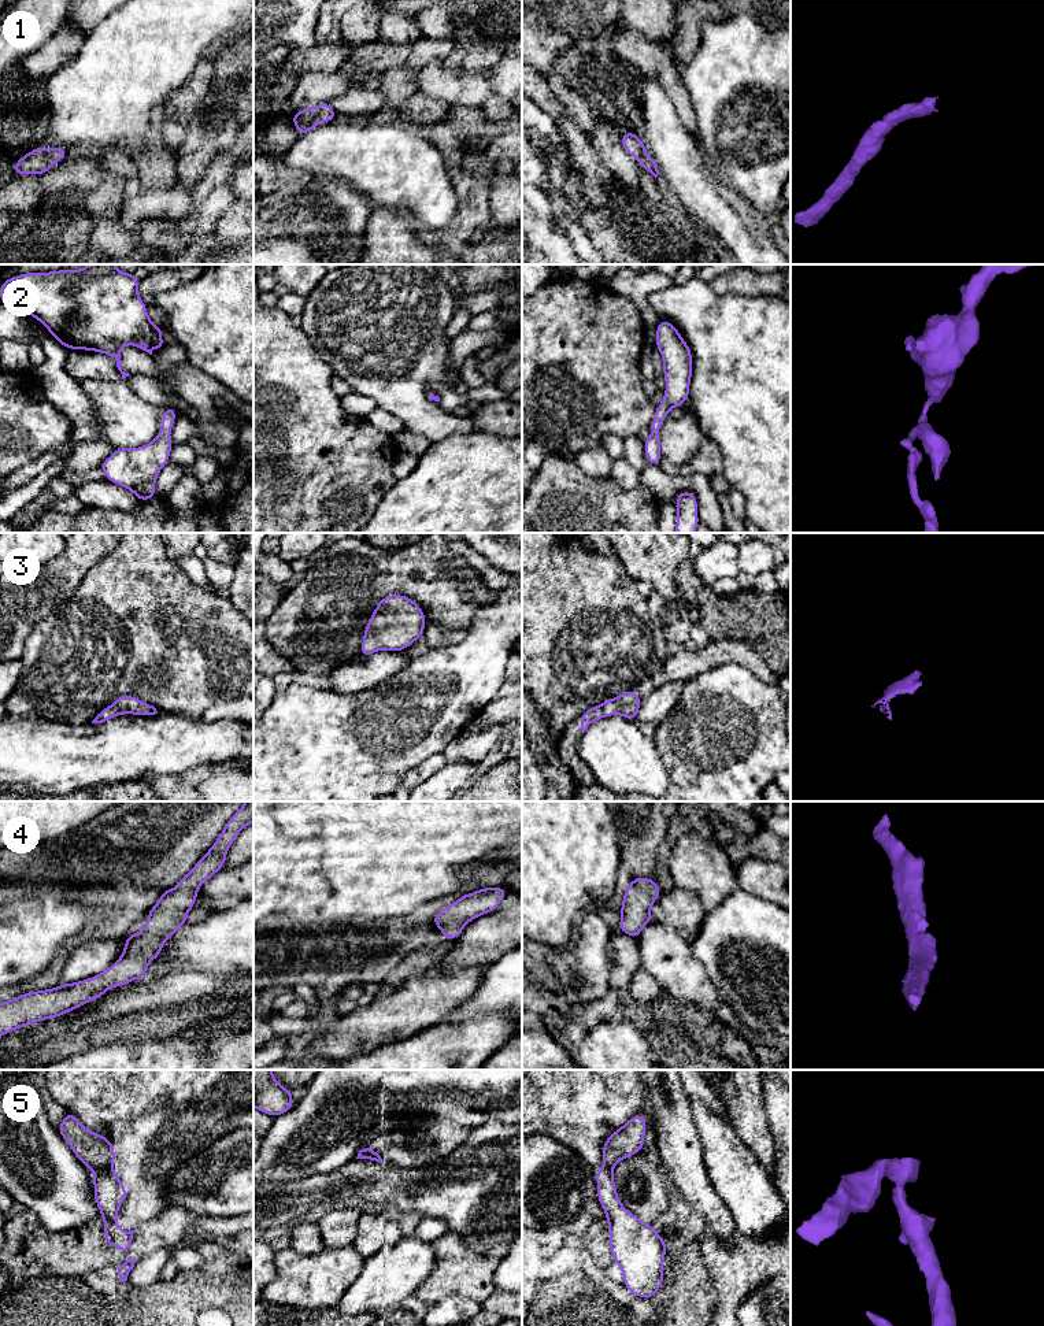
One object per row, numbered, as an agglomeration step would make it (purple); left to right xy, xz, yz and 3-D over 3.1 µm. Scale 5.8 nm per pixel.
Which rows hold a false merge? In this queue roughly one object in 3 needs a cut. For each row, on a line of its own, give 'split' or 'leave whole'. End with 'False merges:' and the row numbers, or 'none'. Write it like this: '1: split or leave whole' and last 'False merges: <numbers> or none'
1: leave whole
2: leave whole
3: leave whole
4: leave whole
5: split
False merges: 5

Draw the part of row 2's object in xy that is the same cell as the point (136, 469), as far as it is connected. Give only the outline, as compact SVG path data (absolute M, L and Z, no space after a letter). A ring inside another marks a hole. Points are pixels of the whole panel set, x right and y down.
M164 408L162 414L162 431L152 442L138 448L116 448L100 466L110 482L133 492L138 501L145 501L158 495L155 481L160 470L169 463L173 442L173 429L177 411Z

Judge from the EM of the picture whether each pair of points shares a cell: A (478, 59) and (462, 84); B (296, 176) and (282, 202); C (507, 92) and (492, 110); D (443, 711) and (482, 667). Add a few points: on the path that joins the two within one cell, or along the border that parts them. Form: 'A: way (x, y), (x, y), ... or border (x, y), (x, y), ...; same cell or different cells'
A: border (443, 62), (448, 69), (461, 74), (488, 71); different cells
B: border (313, 177), (304, 182), (287, 184), (267, 195); different cells
C: border (493, 93), (507, 102); different cells
D: way (450, 700), (471, 678); same cell

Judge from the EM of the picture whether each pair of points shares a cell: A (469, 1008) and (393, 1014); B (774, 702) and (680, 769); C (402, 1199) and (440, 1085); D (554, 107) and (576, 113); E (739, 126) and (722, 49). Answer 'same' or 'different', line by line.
A: different
B: same
C: different
D: different
E: same

